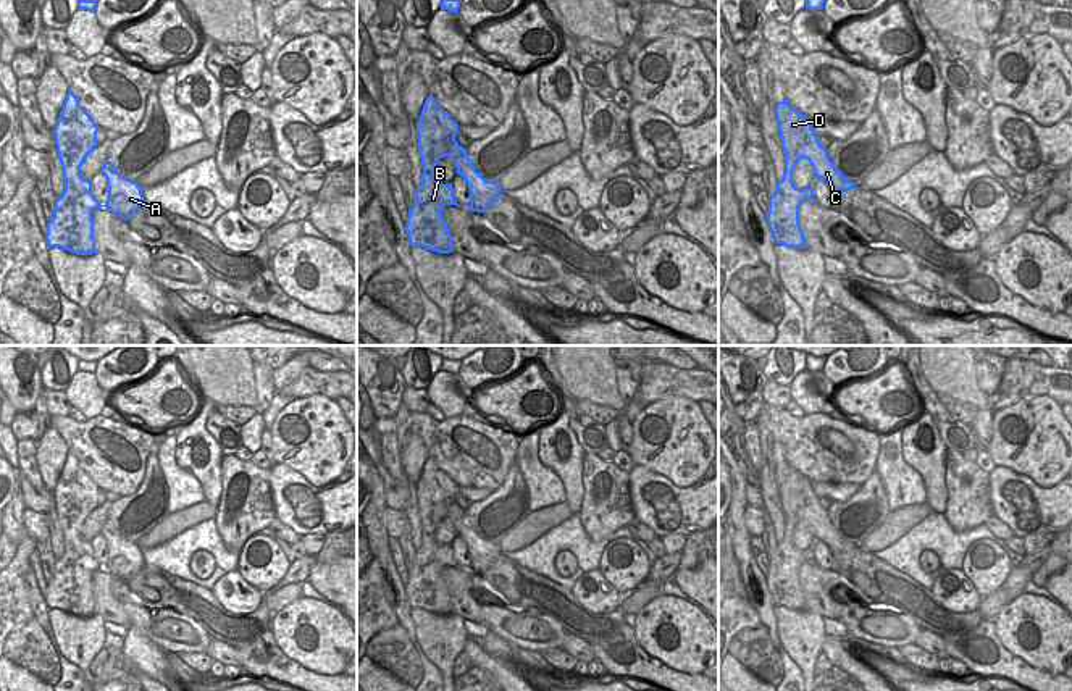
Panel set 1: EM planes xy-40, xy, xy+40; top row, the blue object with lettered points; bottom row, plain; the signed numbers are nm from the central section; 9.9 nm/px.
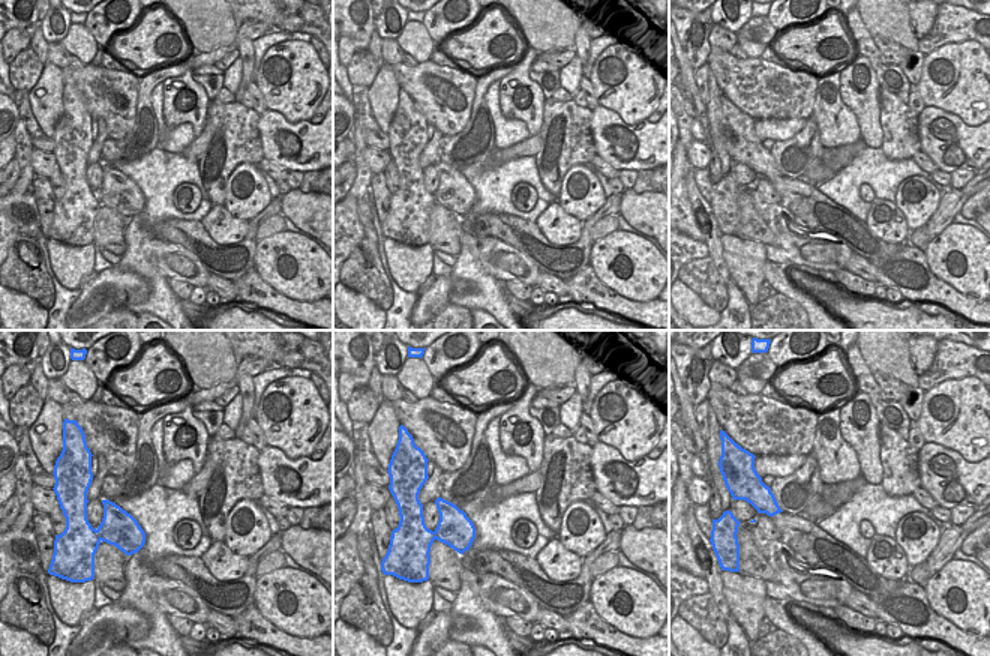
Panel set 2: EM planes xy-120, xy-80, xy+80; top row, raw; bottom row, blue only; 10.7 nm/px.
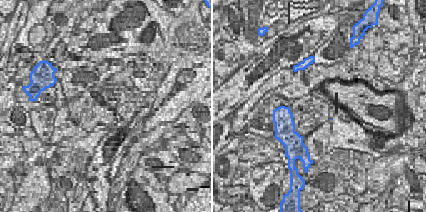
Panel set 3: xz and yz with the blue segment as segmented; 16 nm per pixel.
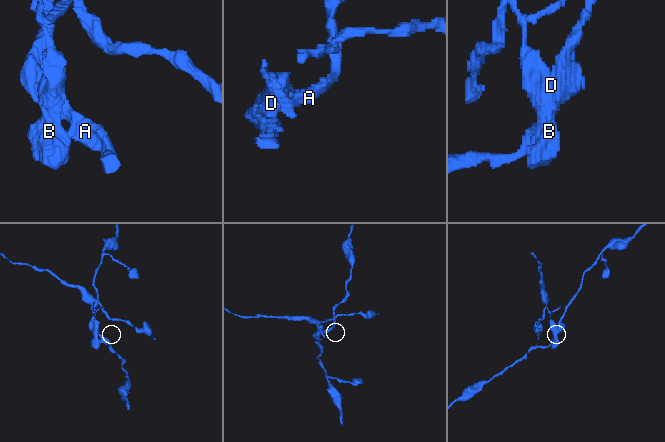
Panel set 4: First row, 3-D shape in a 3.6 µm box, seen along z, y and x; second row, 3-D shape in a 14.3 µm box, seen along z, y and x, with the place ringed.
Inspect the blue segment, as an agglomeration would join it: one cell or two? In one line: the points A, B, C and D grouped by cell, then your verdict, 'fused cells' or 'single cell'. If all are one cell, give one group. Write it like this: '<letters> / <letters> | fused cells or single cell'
A C / B D | fused cells

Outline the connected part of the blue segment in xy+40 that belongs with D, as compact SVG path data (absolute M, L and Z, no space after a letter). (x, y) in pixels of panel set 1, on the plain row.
M791 470L786 483L778 489L785 515L785 536L768 560L768 575L765 576L773 604L791 610L806 610L799 586L799 568L802 563L814 560L812 547L799 551L793 544L794 528L801 521L798 515L798 496L802 492L801 476L801 473Z

